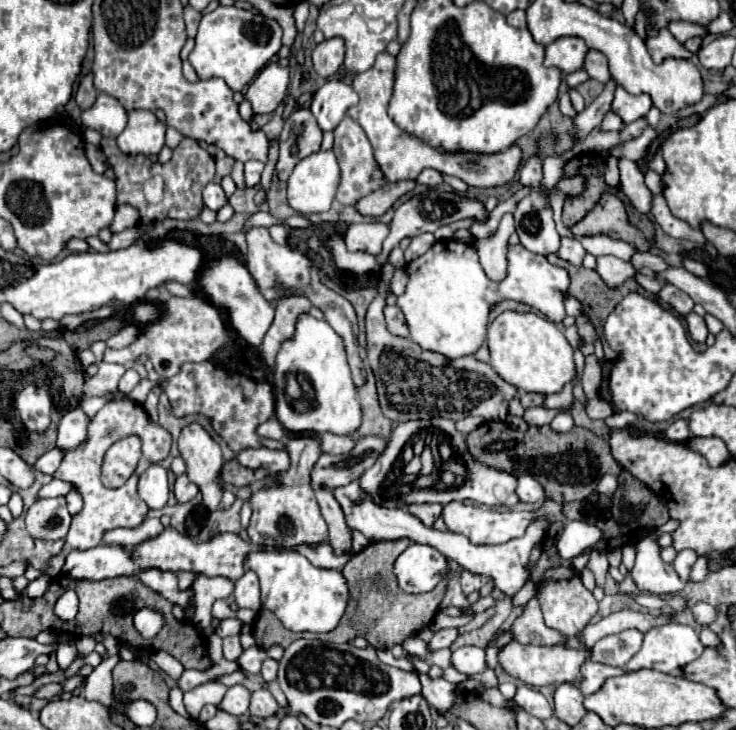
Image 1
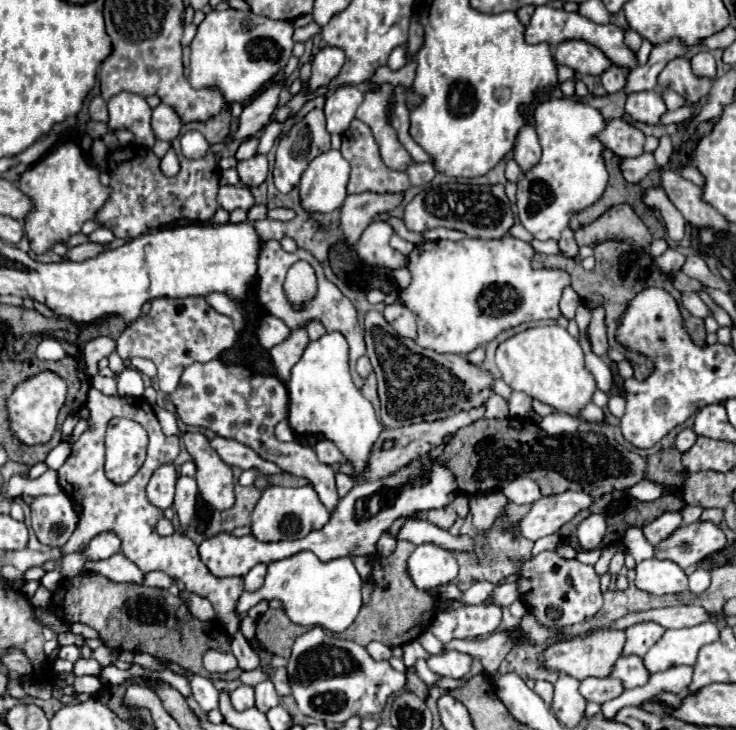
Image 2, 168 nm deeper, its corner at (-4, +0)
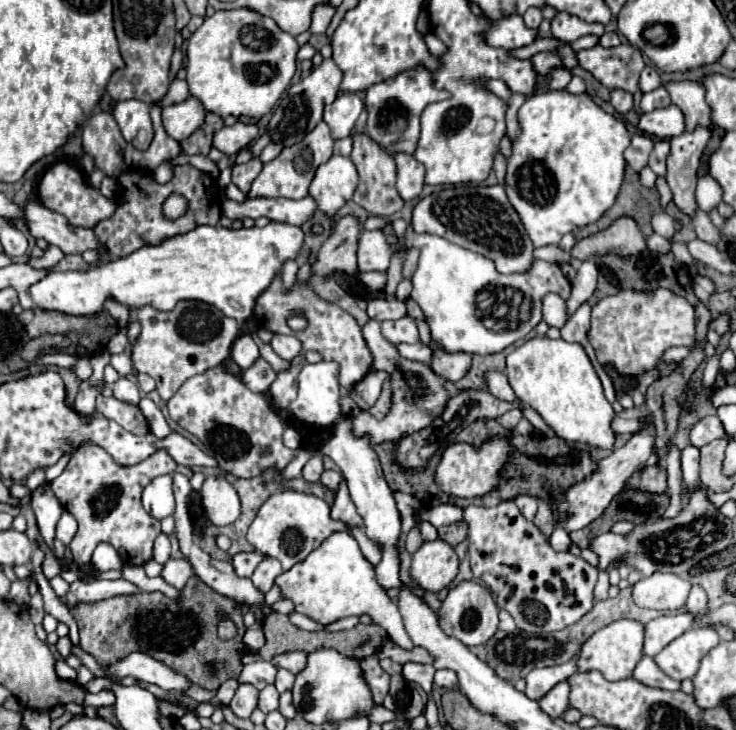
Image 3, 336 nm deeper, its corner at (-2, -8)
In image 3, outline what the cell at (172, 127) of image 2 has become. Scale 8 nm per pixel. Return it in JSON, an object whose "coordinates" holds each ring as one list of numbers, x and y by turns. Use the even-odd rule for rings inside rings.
{"coordinates":[[188,97,182,103,174,103,162,109,162,125,172,139,182,141,202,125,204,115,206,111,202,103,198,103,194,97]]}

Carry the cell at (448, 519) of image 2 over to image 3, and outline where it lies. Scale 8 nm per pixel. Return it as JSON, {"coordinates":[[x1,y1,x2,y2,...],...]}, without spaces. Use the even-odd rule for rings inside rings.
{"coordinates":[[458,521,458,523,452,523,452,525,446,525,446,527,438,527,438,537,442,541,446,541,448,545,456,547,460,541,464,541,466,537,466,521]]}

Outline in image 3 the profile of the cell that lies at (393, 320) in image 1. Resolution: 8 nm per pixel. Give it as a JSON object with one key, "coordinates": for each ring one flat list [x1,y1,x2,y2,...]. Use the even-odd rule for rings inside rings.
{"coordinates":[[402,317,398,321,382,321,382,335,394,343,394,345,400,345,400,343,418,343,418,329,416,325,412,323,410,317]]}

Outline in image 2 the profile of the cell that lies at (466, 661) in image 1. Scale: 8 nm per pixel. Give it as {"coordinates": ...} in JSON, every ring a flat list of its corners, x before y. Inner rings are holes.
{"coordinates":[[450,651,450,653,444,653,444,655,432,655,428,659,428,667,436,675,454,677,454,679,464,677,470,671,470,665,472,665,472,657,458,653,458,651]]}

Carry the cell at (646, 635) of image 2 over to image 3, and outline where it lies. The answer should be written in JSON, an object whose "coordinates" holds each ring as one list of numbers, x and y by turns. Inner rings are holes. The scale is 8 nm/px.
{"coordinates":[[680,613,648,621,644,625,644,655,654,657,656,653,660,653,670,641,692,627,692,619,692,613]]}

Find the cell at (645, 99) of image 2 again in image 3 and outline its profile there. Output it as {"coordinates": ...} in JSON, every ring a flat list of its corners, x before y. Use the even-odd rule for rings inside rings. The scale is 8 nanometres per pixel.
{"coordinates":[[674,105,666,109,654,109,650,113,640,115,638,129,656,139,672,139,684,133,684,115]]}

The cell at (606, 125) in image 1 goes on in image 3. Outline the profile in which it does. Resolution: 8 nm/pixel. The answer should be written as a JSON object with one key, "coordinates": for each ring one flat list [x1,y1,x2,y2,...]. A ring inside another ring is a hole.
{"coordinates":[[668,81,664,83,672,97,672,103,684,113,686,131,694,131,696,125,710,125,710,107,704,99,704,87,694,81]]}

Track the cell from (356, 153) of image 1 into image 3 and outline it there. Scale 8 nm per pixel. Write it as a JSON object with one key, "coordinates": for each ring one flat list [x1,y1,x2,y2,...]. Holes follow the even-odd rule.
{"coordinates":[[354,133,352,139,354,139,354,147,352,147,350,159,352,159,352,163,356,165,358,175,360,175,360,181,358,181,358,187,356,187,352,199,354,199,360,207,364,207,366,211,370,211,372,215,390,217,392,213,400,211,402,205,404,205,404,199,398,195,398,189,396,189,396,163,394,163,394,159,392,159,372,137,368,137,366,133]]}

